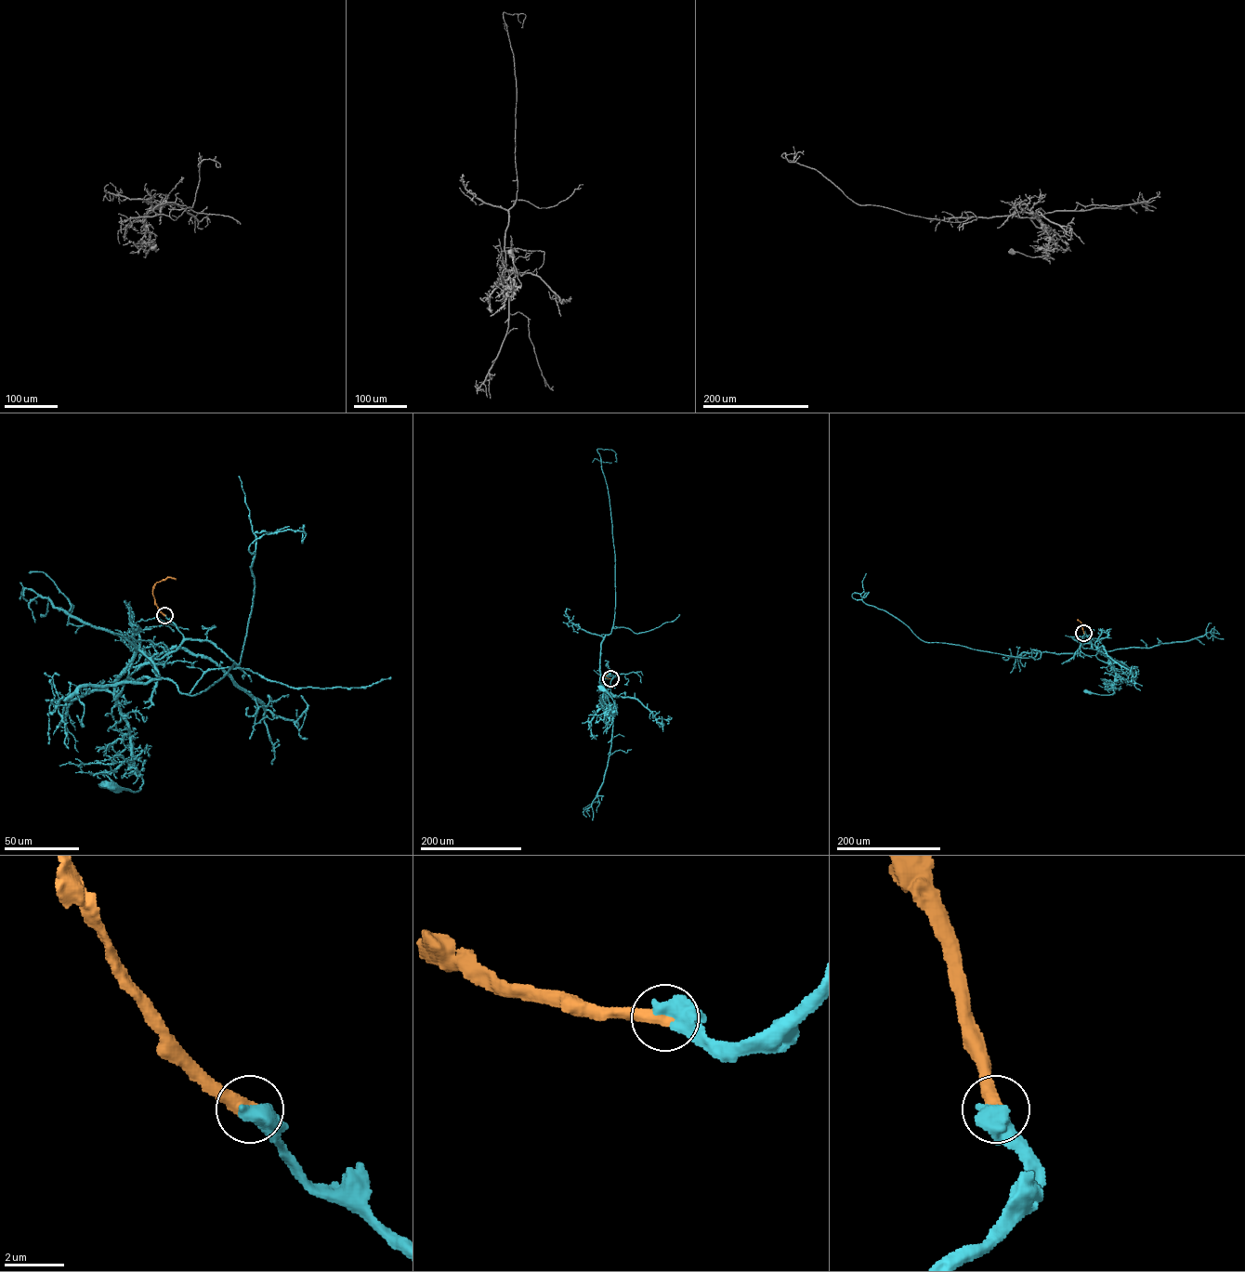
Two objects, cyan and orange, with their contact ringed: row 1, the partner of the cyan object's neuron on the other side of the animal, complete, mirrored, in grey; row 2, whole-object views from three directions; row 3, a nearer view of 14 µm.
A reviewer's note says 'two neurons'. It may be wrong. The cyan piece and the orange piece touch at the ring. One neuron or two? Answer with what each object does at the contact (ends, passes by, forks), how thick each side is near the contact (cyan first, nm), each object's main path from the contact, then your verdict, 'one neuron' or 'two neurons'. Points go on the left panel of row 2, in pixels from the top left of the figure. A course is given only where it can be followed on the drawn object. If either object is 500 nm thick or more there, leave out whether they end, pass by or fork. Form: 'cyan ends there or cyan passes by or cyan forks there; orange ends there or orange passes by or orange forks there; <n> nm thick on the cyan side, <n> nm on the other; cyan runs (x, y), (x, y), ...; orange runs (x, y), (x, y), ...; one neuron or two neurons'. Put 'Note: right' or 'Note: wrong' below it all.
700 nm thick on the cyan side, 550 nm on the other; cyan runs (164, 615), (182, 634), (180, 646), (161, 658), (128, 667), (115, 687), (142, 784), (133, 792), (109, 785); orange runs (164, 615), (155, 602), (153, 587), (168, 577), (175, 580); one neuron
Note: wrong

